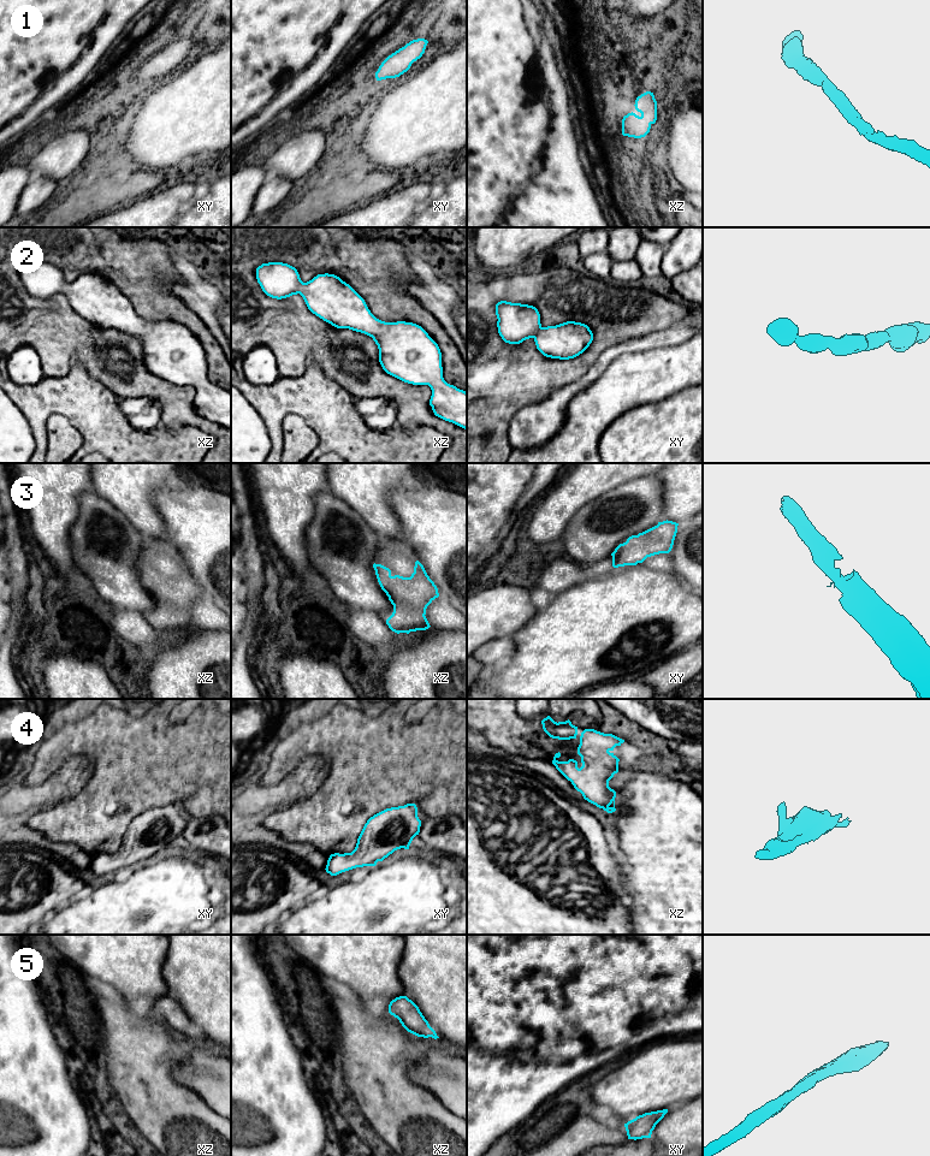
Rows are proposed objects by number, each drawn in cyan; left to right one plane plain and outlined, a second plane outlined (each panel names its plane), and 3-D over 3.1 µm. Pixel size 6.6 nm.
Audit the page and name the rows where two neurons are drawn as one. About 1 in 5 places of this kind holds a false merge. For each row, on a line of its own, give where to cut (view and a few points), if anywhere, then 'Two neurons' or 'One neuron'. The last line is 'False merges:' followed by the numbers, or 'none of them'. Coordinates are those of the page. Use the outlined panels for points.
1: No split. One neuron
2: No split. One neuron
3: No split. One neuron
4: No split. One neuron
5: No split. One neuron
False merges: none of them

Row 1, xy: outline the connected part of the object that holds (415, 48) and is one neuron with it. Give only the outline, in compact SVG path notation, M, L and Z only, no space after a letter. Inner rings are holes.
M425 38L413 40L389 55L375 72L377 81L396 78L407 72L411 64L422 57L427 43Z

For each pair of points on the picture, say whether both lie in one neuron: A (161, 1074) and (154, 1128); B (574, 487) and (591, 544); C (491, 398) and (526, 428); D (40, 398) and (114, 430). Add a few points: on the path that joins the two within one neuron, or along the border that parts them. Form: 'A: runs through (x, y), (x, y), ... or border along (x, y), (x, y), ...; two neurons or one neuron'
A: runs through (155, 1088), (155, 1115); one neuron
B: border along (604, 492), (587, 502), (570, 519), (563, 531); two neurons
C: border along (537, 402), (523, 405), (513, 416), (510, 445); two neurons
D: runs through (58, 398), (81, 398), (96, 414); one neuron

